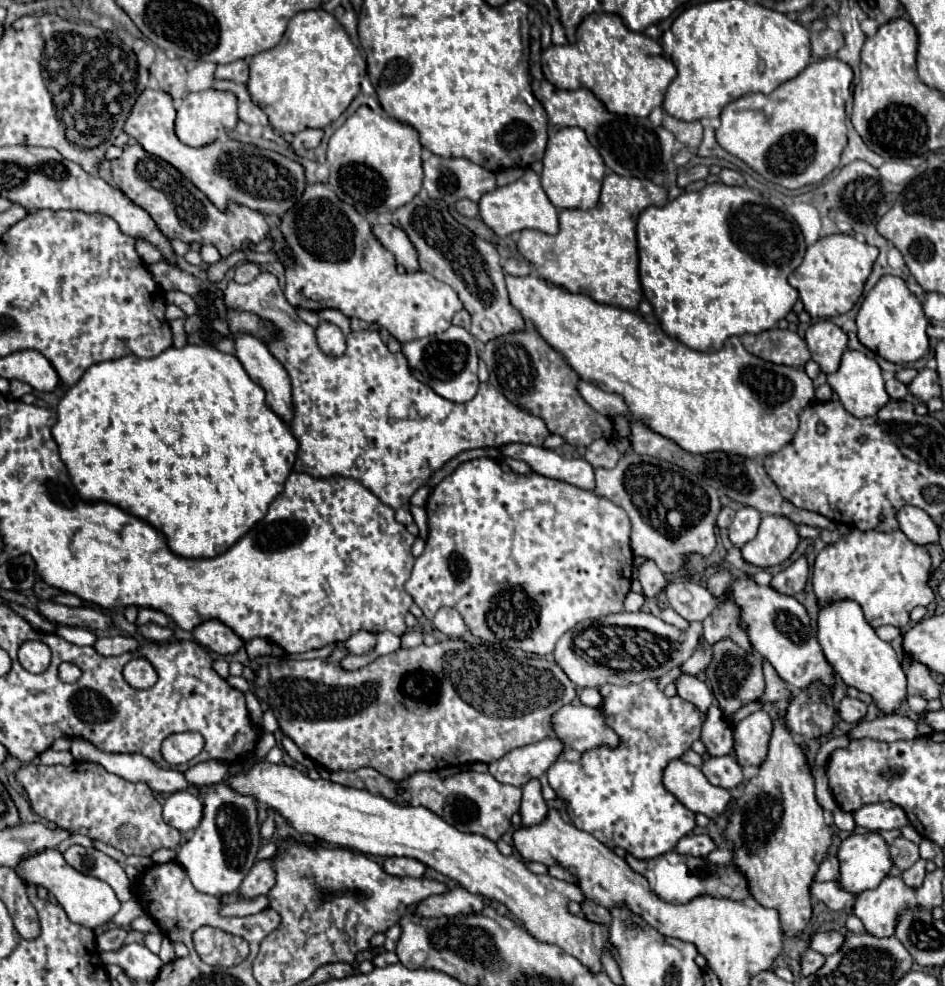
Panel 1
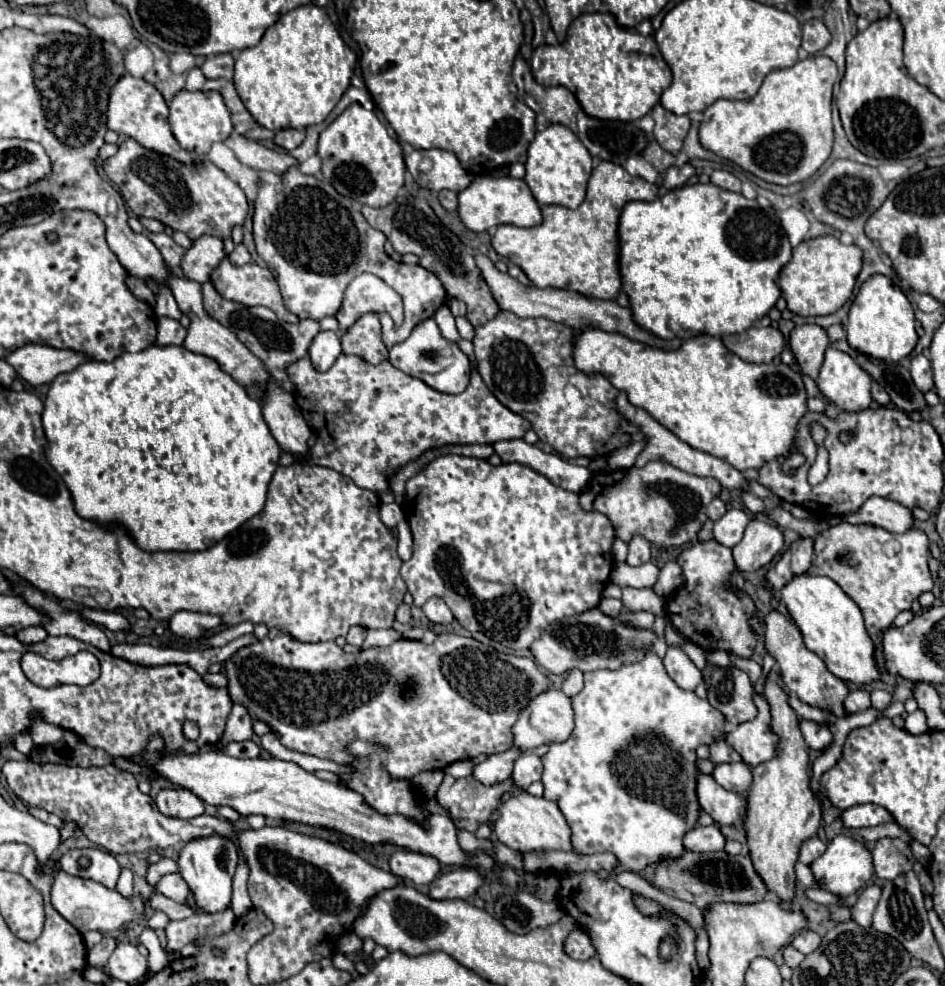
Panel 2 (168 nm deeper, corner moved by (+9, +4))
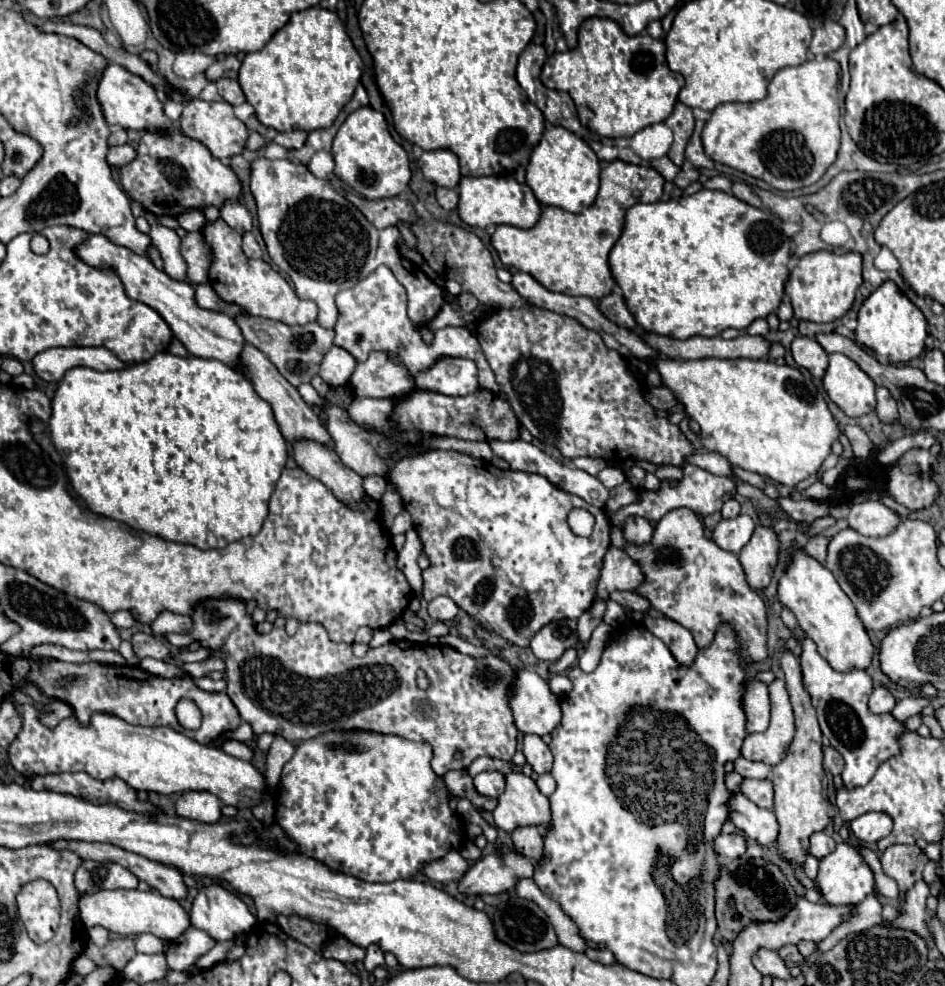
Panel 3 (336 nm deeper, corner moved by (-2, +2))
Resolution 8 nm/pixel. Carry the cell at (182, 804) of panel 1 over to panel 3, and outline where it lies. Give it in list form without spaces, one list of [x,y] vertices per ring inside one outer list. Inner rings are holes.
[[[183,792],[175,802],[177,816],[213,824],[221,818],[221,802],[211,792]]]

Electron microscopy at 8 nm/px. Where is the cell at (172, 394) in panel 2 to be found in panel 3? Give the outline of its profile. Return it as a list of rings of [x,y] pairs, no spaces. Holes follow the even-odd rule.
[[[159,352],[153,358],[125,366],[123,370],[109,370],[99,372],[93,368],[71,368],[63,380],[59,382],[59,388],[53,398],[53,414],[49,420],[49,436],[51,442],[61,456],[63,464],[67,466],[67,474],[71,480],[73,490],[77,496],[97,514],[125,522],[127,526],[147,532],[151,536],[159,536],[169,542],[179,544],[191,544],[201,550],[210,548],[222,549],[231,542],[237,542],[245,536],[257,534],[263,526],[263,520],[269,512],[269,498],[277,486],[277,480],[281,476],[281,470],[287,464],[287,440],[283,438],[271,406],[257,396],[251,382],[239,374],[235,368],[219,362],[219,360],[207,360],[197,356],[175,356],[171,352]]]

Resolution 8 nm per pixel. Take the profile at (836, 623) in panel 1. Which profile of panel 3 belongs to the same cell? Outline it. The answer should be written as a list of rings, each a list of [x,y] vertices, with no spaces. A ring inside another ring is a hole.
[[[795,550],[789,558],[789,568],[779,580],[777,596],[797,618],[803,632],[817,644],[819,654],[839,672],[867,670],[875,656],[875,646],[863,626],[849,596],[841,590],[835,576],[803,550]]]

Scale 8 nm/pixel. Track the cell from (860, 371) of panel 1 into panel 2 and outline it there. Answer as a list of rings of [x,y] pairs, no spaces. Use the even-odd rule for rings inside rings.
[[[828,348],[816,380],[820,392],[846,412],[866,410],[872,402],[870,376],[846,354]]]

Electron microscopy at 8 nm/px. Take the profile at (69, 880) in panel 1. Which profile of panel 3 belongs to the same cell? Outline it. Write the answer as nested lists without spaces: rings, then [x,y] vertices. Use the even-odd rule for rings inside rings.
[[[99,890],[93,894],[79,896],[79,916],[85,928],[103,926],[109,932],[121,936],[139,936],[143,932],[151,932],[167,942],[173,942],[185,928],[189,928],[189,914],[171,898],[157,894],[155,890],[139,892],[139,890]]]

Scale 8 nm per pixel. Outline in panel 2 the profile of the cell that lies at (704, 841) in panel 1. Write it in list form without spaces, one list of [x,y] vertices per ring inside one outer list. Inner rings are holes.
[[[696,826],[684,836],[684,848],[690,852],[718,852],[724,850],[726,838],[718,826]]]

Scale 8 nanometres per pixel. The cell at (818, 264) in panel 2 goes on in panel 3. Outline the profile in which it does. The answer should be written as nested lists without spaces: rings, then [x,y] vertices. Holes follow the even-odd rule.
[[[817,250],[799,258],[785,284],[785,292],[791,298],[795,318],[809,322],[833,322],[841,318],[855,300],[855,292],[861,286],[863,256],[859,252],[831,252]]]

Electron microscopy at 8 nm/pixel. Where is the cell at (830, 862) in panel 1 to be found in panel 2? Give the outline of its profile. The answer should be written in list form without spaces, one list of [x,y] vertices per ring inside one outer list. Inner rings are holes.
[[[812,836],[812,838],[804,840],[804,844],[800,846],[800,862],[812,864],[818,856],[824,854],[824,850],[826,850],[826,844],[818,836]]]

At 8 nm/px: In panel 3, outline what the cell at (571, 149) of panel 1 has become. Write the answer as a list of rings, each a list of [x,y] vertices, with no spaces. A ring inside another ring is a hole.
[[[551,126],[543,132],[541,142],[533,148],[527,166],[527,184],[535,192],[537,200],[545,206],[559,206],[567,212],[587,210],[599,190],[599,158],[591,146],[561,126]]]

